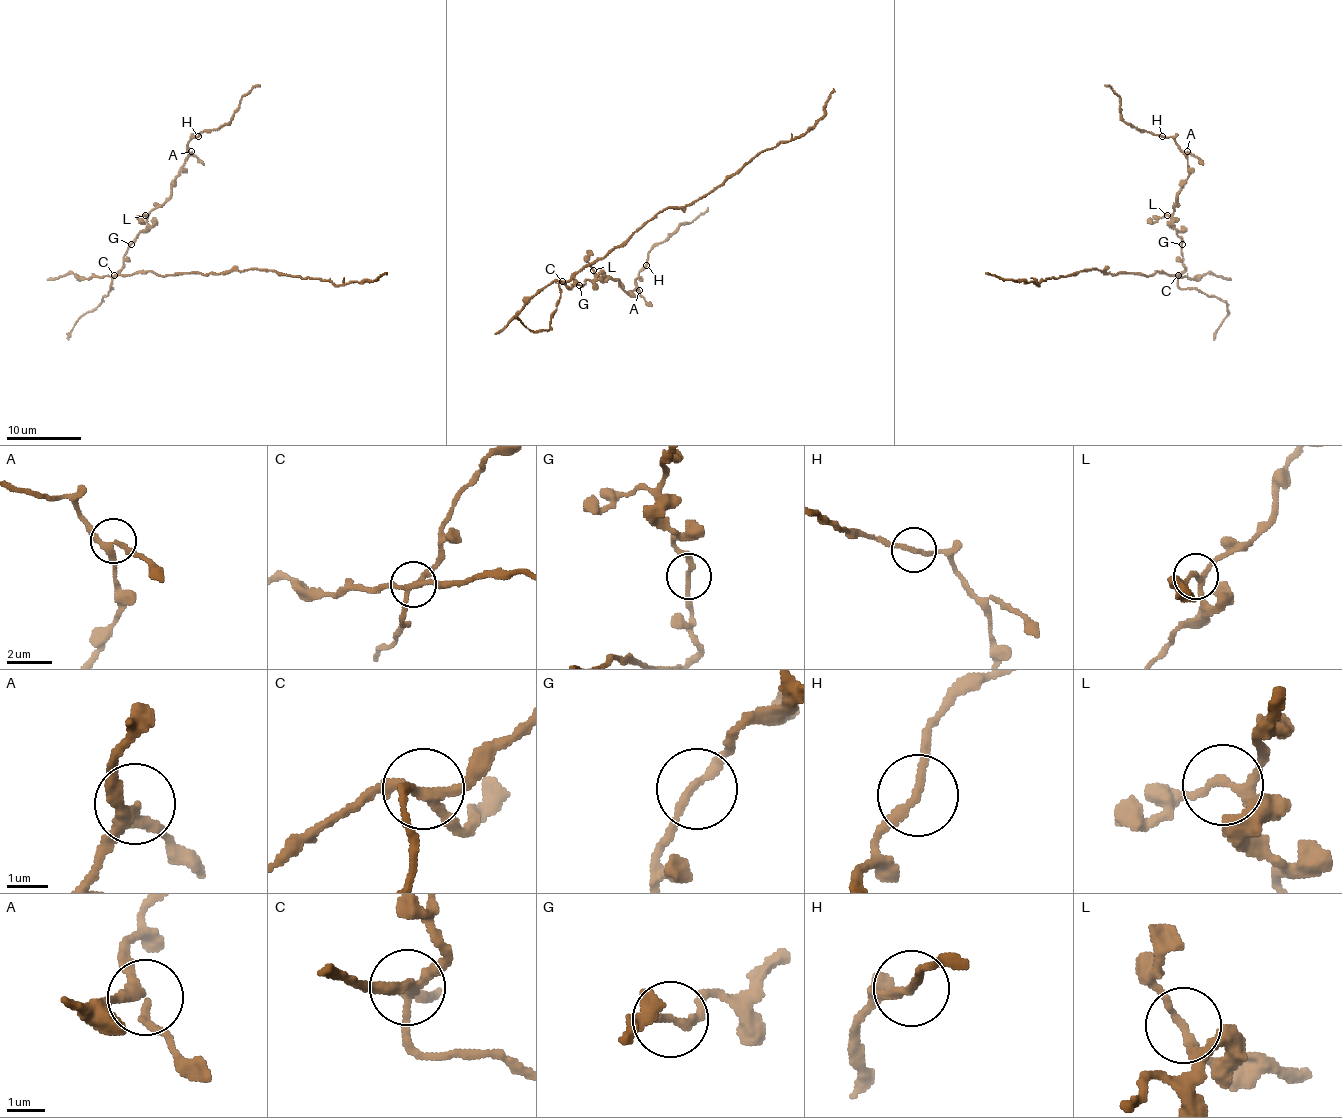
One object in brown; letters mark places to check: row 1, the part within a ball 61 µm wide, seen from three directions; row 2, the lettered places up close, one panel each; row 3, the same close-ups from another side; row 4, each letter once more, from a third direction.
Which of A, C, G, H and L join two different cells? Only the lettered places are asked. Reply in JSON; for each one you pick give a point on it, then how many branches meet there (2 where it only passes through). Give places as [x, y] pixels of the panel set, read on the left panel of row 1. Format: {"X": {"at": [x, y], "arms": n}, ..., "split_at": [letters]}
{"C": {"at": [114, 275], "arms": 4}, "H": {"at": [198, 136], "arms": 2}, "split_at": ["C", "H"]}

